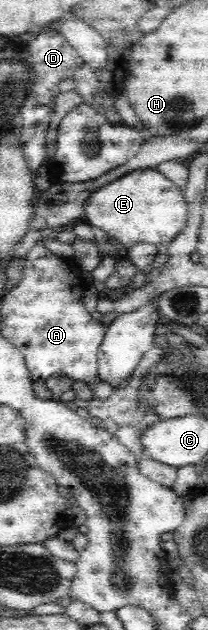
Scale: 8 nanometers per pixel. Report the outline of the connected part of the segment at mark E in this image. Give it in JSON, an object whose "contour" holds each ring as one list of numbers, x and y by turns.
{"contour":[[157,169,133,170,101,190,95,190,85,206,82,220,114,236,125,248,141,242,167,246,175,238,181,239,188,228,189,205,184,190]]}

